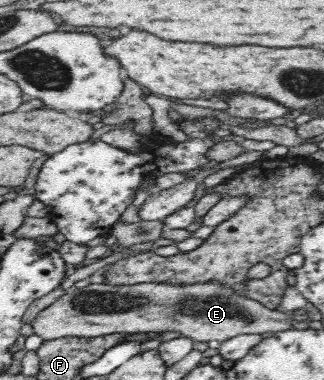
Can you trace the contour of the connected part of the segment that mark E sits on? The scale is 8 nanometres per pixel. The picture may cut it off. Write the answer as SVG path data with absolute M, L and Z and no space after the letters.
M217 282L174 286L172 284L134 284L106 286L88 284L83 288L72 285L31 321L34 334L43 340L67 336L105 337L114 333L149 333L177 330L198 342L224 342L242 334L277 333L292 328L285 310L266 308L260 302L238 296L231 288Z

